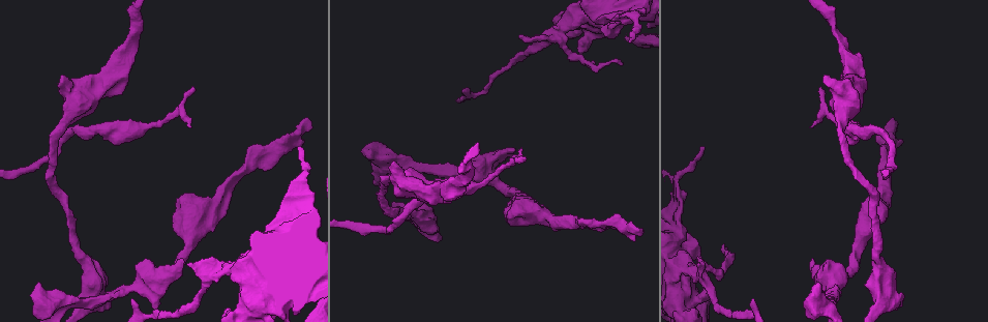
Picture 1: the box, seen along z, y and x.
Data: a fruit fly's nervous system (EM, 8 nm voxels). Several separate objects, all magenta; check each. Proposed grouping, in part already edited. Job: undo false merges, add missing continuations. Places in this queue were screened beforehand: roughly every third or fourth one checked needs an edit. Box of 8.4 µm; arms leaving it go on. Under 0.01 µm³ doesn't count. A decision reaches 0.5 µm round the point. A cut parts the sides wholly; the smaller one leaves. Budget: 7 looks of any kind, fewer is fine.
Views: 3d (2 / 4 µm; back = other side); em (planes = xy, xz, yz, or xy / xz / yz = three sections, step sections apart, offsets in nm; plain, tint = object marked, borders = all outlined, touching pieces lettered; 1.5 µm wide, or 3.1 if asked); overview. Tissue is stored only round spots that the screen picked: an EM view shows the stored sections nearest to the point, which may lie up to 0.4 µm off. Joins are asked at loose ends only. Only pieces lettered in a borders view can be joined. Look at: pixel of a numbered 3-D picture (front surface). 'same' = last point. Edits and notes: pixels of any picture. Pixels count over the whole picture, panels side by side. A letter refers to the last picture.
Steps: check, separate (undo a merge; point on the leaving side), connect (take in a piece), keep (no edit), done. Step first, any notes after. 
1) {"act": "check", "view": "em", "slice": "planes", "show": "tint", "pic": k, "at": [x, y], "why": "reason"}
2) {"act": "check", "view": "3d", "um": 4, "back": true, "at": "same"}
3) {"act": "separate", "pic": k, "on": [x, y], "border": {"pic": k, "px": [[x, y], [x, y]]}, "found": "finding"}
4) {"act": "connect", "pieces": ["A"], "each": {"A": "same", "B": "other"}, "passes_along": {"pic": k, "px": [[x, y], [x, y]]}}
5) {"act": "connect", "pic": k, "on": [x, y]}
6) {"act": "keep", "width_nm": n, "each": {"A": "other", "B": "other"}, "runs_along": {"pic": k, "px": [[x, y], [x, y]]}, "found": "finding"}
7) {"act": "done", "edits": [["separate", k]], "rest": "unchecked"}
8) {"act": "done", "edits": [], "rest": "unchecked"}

{"act": "check", "view": "3d", "um": 4, "pic": 1, "at": [893, 119], "why": "free end"}

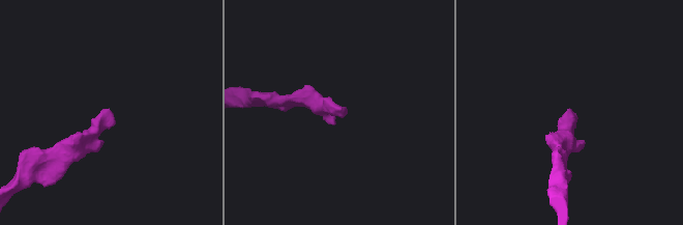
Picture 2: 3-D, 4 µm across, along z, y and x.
{"act": "check", "view": "em", "slice": "yz", "step": 4, "show": "tint", "pic": 2, "at": [109, 112], "why": "now the EM"}

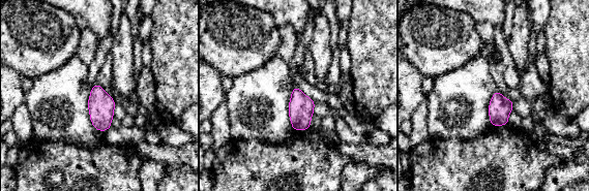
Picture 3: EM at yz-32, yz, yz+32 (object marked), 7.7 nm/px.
{"act": "check", "view": "em", "slice": "planes", "show": "borders", "at": "same", "why": "another direction"}

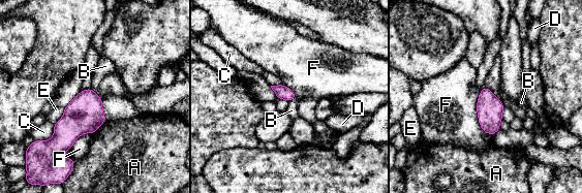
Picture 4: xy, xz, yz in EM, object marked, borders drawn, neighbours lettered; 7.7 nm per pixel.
{"act": "keep", "longest_contact_nm": ["F", 380], "each": {"A": "other", "B": "other", "C": "other", "D": "other", "E": "other", "F": "other"}, "border": {"pic": 4, "px": [[296, 97], [288, 102]]}, "found": "none of them fits"}

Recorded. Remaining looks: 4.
{"act": "check", "view": "em", "slice": "xy", "step": 8, "show": "tint", "pic": 1, "at": [231, 266]}

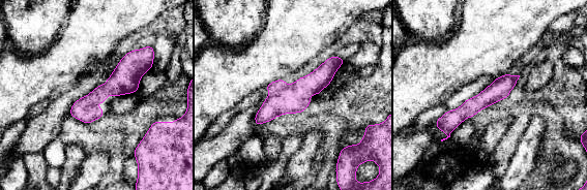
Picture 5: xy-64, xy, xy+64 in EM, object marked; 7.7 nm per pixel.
{"act": "check", "view": "em", "slice": "planes", "show": "borders", "at": "same", "why": "cut it another way"}

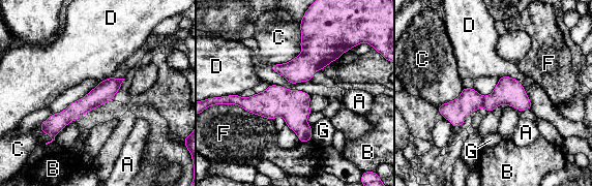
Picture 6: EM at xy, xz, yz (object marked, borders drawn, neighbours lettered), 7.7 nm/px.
{"act": "keep", "width_nm": 160, "each": {"A": "other", "B": "other", "C": "other", "D": "other", "F": "other", "G": "other"}, "border": {"pic": 6, "px": [[500, 76], [507, 75], [515, 79]]}, "found": "continuous, no second neuron"}

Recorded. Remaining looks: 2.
{"act": "check", "view": "em", "slice": "xy", "step": 4, "show": "borders", "pic": 1, "at": [192, 89], "why": "branch stops here"}

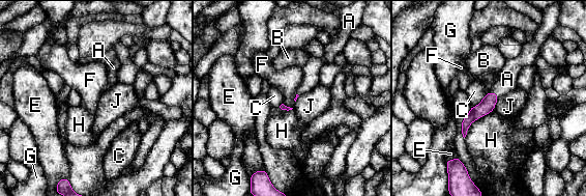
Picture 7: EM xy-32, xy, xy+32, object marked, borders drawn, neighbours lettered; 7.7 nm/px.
{"act": "check", "view": "em", "slice": "planes", "show": "borders", "at": "same"}

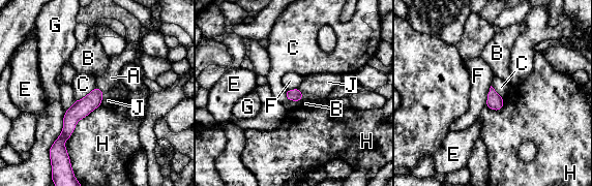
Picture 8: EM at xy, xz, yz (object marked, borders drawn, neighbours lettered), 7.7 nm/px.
{"act": "connect", "pieces": ["A"], "each": {"A": "same", "B": "other", "C": "other", "E": "other", "F": "other", "G": "other", "H": "other", "J": "other"}, "found": "the neuron continues"}

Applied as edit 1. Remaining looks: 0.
{"act": "done", "edits": [["connect", 8]], "rest": "unchecked"}

